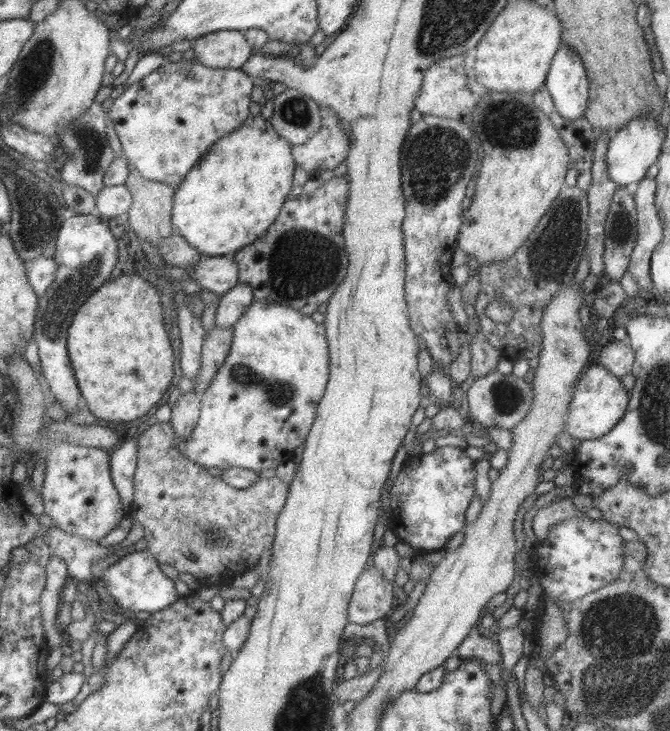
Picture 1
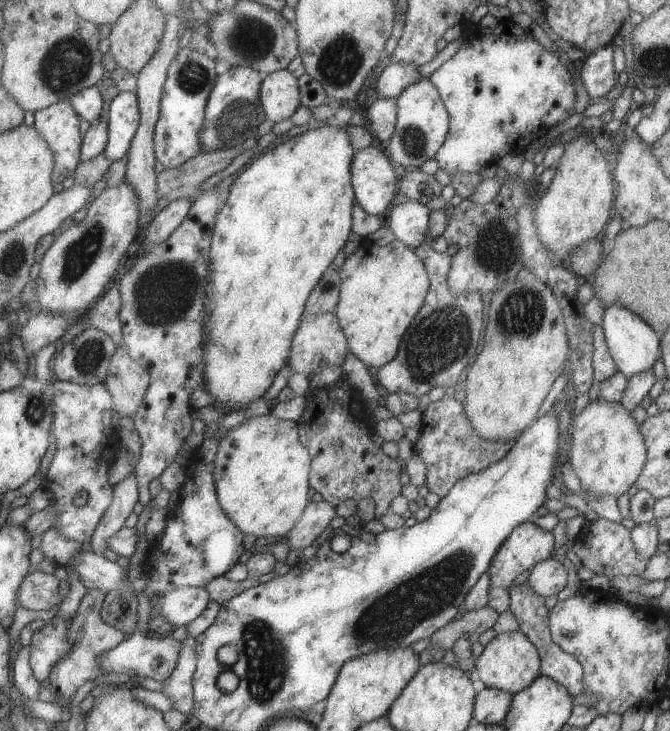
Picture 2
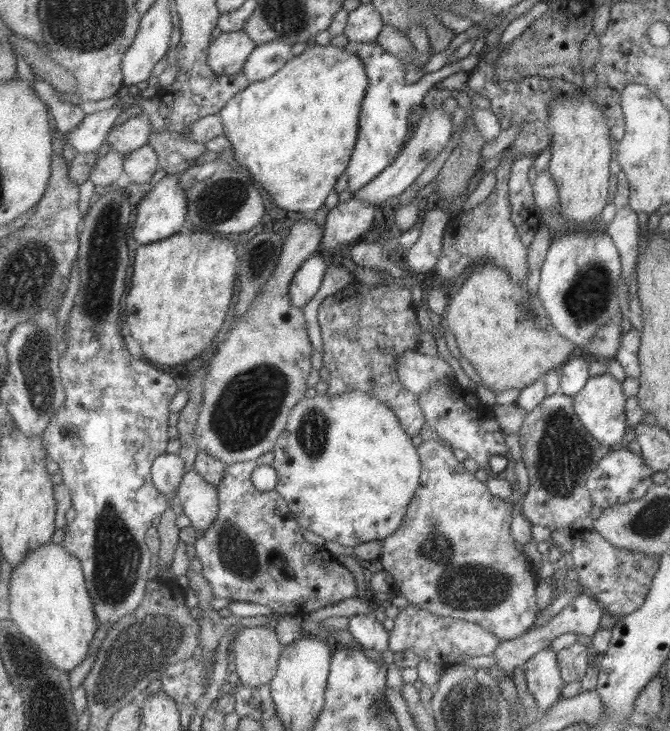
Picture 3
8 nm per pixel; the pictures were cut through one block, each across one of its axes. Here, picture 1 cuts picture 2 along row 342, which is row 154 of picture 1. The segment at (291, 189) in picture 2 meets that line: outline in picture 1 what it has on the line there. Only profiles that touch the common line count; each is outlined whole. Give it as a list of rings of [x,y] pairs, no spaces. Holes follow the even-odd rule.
[[[249,113],[237,130],[219,138],[211,145],[207,153],[175,186],[170,212],[173,232],[182,236],[199,254],[219,257],[236,253],[263,236],[275,220],[281,205],[289,197],[295,166],[291,155],[291,144],[279,137],[271,123],[263,119],[260,113],[257,115]]]

